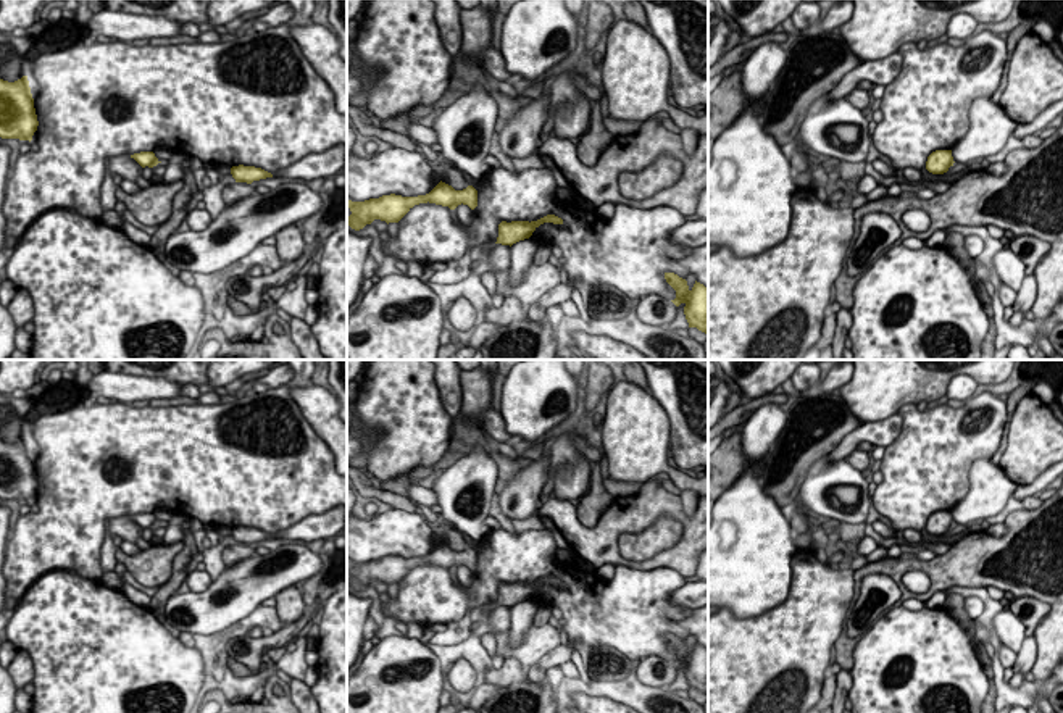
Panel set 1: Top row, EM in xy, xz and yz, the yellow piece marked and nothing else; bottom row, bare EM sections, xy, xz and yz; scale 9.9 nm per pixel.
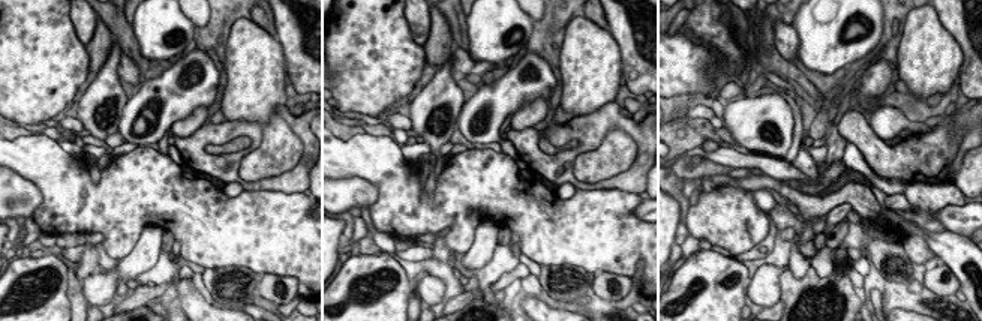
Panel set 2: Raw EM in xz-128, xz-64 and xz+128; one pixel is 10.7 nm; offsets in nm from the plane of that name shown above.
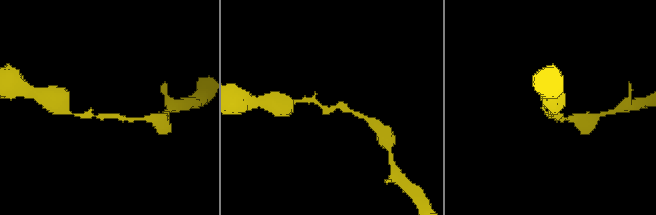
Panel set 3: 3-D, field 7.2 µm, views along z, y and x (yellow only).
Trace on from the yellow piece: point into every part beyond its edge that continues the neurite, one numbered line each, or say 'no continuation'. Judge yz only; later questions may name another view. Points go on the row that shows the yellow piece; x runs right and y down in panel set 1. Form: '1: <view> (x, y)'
no continuation

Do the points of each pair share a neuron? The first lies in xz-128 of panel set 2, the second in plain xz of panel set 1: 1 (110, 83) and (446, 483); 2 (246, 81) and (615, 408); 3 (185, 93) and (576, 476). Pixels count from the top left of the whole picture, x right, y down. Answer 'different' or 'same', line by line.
1: same
2: same
3: different

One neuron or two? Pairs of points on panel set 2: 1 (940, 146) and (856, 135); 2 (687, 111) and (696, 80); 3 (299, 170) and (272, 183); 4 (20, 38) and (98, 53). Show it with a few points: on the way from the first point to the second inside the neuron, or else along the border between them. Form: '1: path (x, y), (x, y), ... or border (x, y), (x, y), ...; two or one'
1: path (919, 153), (877, 152); one
2: border (694, 101), (708, 104); two
3: path (293, 176), (287, 182), (278, 183); one
4: border (84, 45), (89, 54), (90, 71); two

